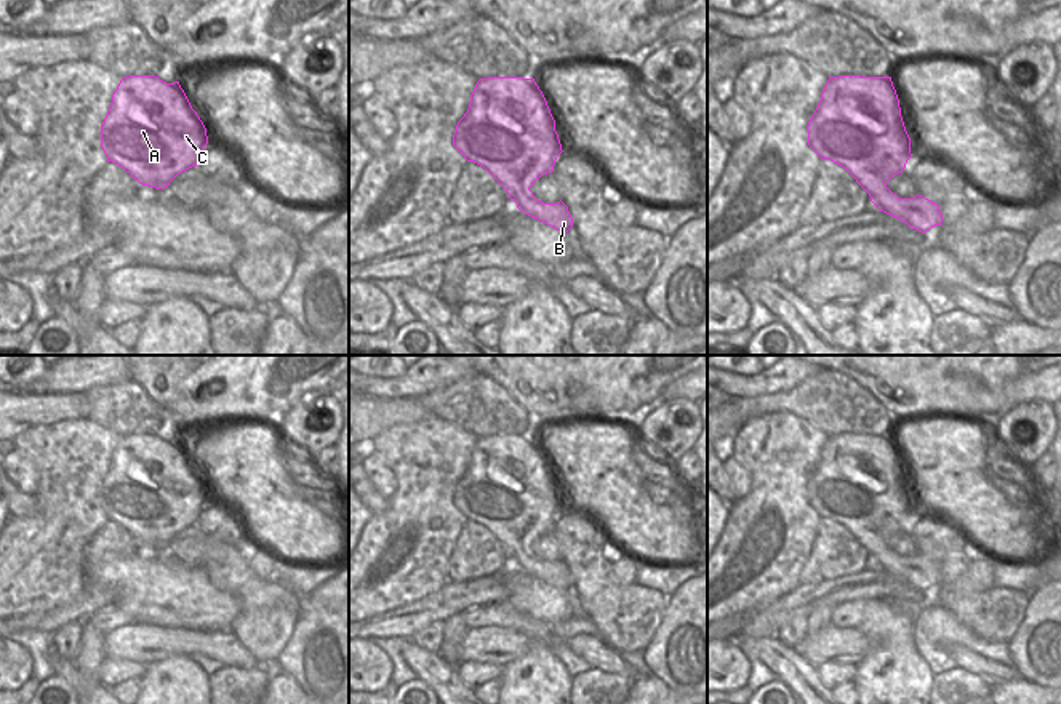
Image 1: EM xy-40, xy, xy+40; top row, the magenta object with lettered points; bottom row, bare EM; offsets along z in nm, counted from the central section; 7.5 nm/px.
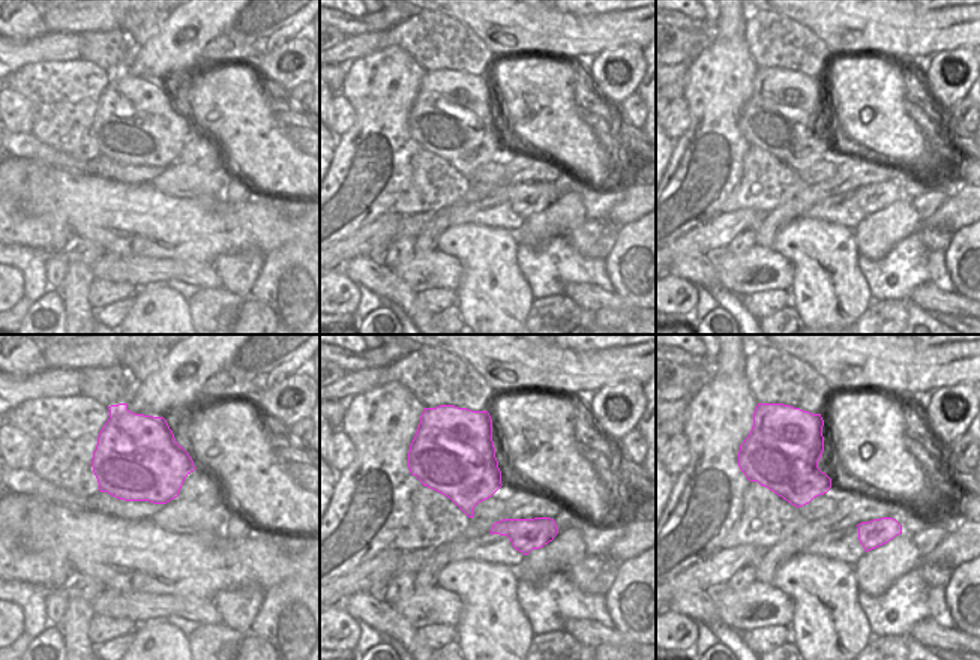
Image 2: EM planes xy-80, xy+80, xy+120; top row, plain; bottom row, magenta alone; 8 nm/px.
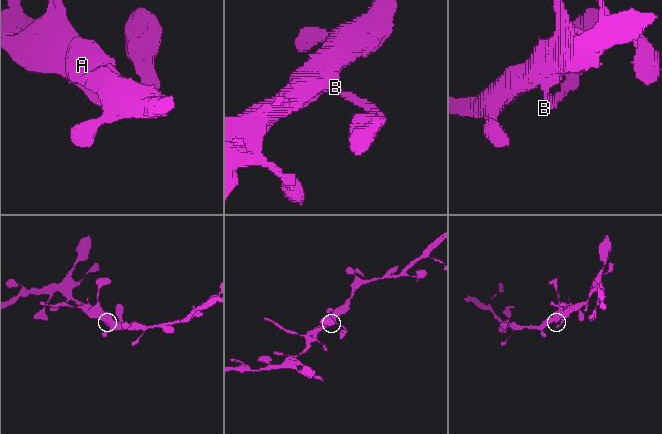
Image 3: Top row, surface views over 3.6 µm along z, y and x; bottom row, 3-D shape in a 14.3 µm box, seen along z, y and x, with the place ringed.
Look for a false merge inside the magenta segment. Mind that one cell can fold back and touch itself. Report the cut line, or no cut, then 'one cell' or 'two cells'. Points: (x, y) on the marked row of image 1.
no cut; one cell

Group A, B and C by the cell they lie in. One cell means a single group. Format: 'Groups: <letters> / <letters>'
Groups: A B C.

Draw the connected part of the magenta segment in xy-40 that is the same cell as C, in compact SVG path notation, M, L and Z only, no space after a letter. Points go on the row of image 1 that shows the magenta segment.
M155 75L120 80L101 125L101 147L107 162L122 166L142 186L165 189L178 174L197 166L206 144L206 128L179 82L166 83Z

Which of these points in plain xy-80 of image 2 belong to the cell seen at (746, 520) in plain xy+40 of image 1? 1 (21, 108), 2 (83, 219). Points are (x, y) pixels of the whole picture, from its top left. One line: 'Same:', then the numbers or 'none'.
Same: none

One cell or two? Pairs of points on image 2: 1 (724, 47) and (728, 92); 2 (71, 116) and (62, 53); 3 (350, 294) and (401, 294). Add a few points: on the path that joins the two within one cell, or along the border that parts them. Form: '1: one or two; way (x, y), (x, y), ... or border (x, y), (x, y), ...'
1: one; way (725, 57), (725, 81)
2: two; border (78, 57), (72, 60), (32, 62), (29, 65)
3: two; border (339, 269), (357, 287)

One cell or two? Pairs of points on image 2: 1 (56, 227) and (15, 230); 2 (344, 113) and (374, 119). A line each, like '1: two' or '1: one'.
1: one
2: two

